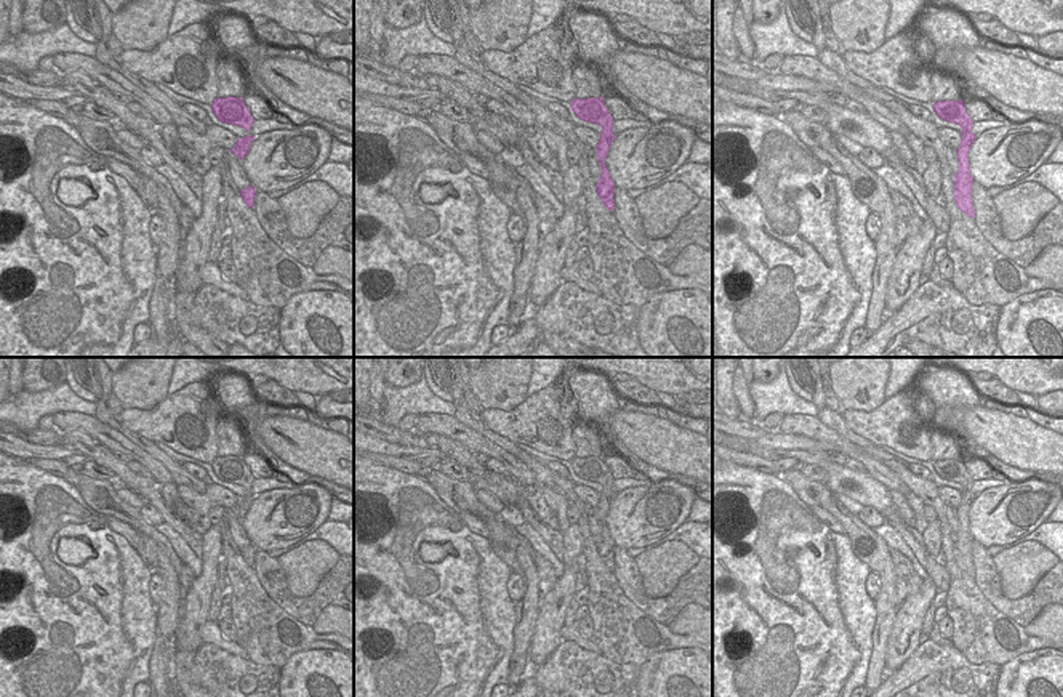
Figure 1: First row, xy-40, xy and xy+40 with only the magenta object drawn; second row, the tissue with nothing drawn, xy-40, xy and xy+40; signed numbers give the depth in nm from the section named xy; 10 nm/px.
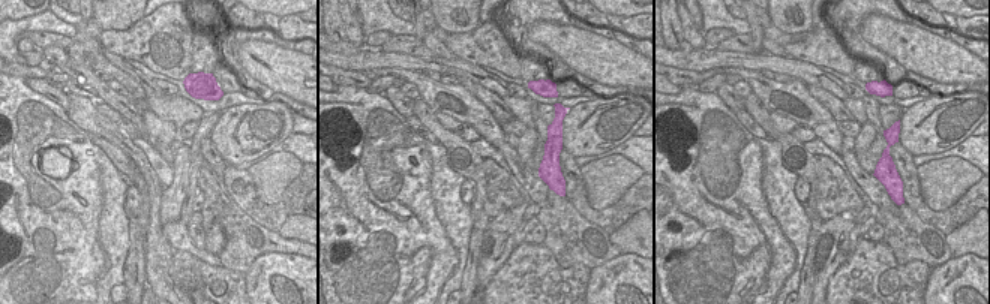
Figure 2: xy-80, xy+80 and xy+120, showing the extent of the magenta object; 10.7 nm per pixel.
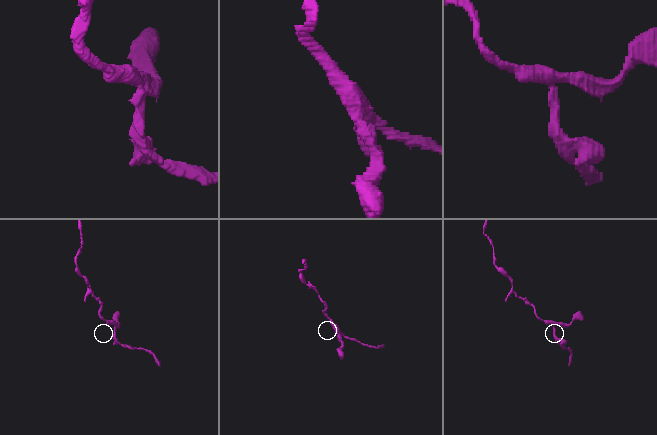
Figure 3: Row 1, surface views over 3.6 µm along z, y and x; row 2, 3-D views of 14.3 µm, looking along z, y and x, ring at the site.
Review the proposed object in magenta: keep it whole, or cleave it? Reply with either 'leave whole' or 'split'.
leave whole

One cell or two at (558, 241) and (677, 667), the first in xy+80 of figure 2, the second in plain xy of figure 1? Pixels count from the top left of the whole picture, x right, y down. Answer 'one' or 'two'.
two

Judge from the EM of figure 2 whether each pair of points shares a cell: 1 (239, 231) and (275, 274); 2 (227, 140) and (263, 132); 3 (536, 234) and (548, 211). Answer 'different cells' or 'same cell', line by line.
1: different cells
2: same cell
3: different cells

